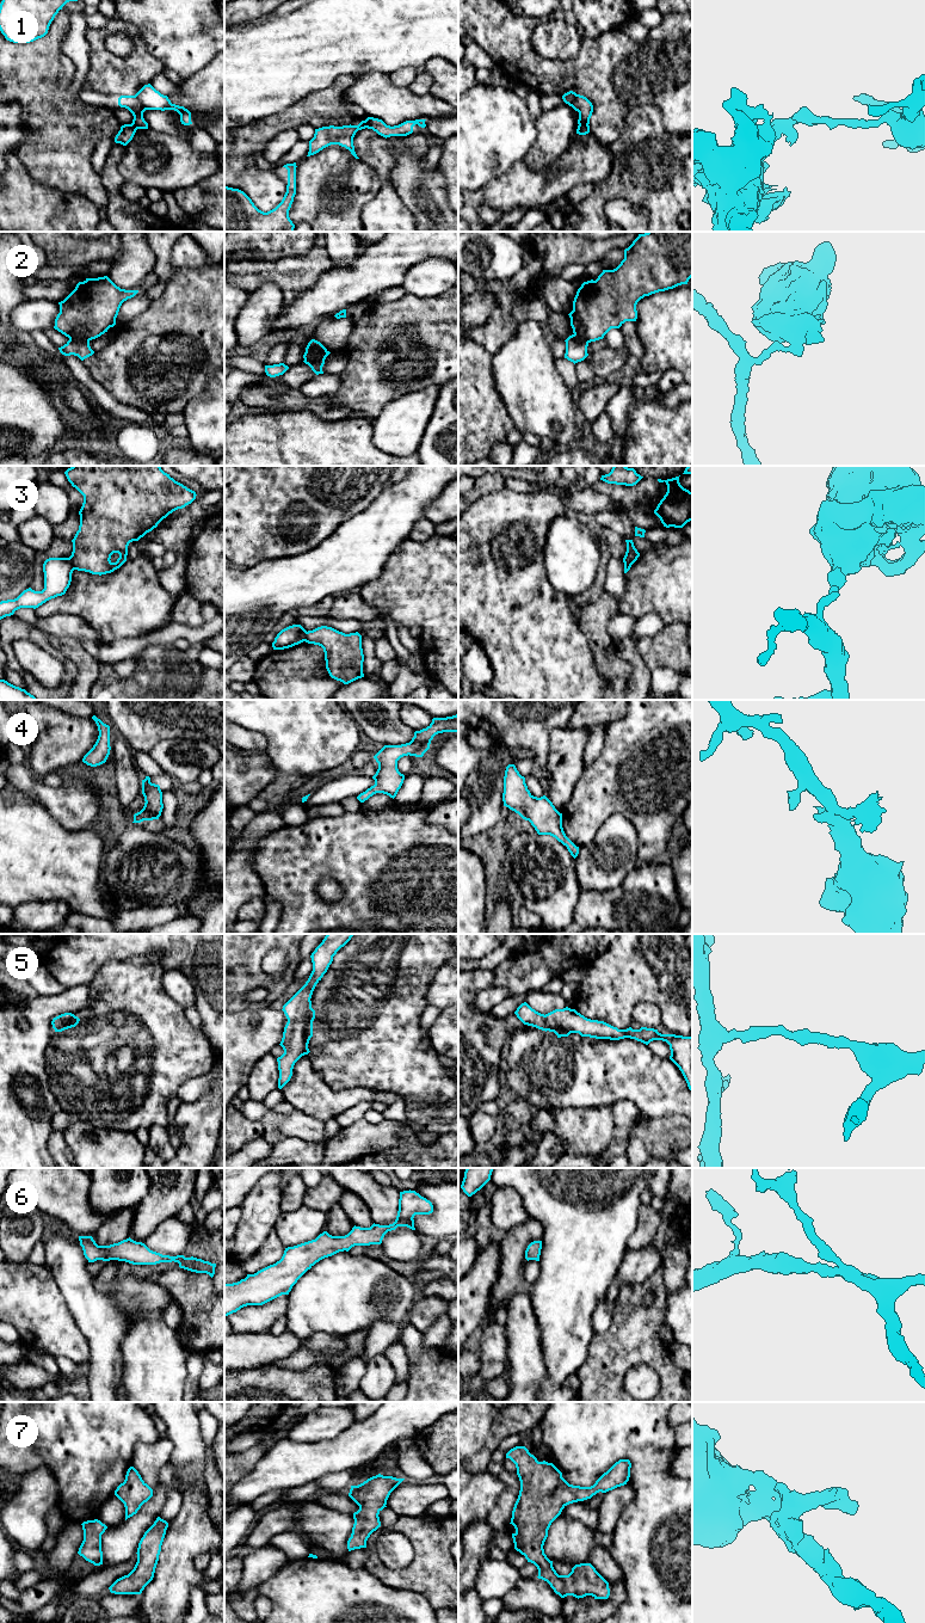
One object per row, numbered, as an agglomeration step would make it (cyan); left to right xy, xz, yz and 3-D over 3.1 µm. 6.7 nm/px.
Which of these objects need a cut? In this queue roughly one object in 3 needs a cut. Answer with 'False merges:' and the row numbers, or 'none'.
False merges: 1, 2, 3

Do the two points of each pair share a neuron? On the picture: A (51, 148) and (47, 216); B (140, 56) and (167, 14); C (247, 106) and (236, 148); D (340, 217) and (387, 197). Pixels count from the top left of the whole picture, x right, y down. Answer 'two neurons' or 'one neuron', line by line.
A: two neurons
B: two neurons
C: two neurons
D: two neurons

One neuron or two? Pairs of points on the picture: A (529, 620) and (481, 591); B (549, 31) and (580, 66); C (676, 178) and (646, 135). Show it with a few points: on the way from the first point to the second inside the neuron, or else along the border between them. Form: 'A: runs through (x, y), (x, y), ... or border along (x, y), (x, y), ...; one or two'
A: runs through (517, 616), (493, 594); one
B: border along (581, 38), (579, 51), (573, 56), (543, 56); two
C: runs through (665, 167), (646, 146); one

